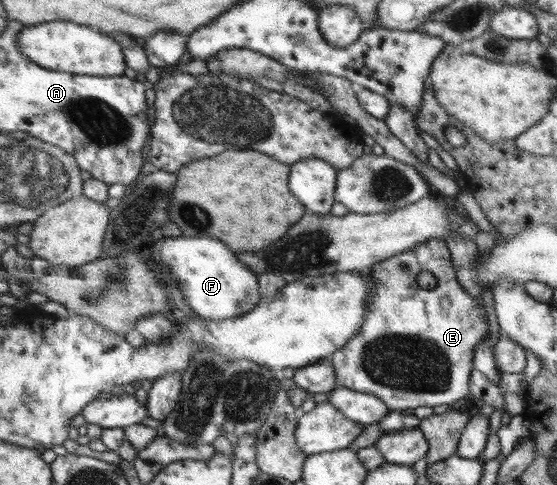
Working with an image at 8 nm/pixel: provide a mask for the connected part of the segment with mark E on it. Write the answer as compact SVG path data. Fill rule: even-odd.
M429 239L425 244L420 244L411 250L390 256L384 261L375 263L368 269L371 276L371 288L366 298L366 313L362 327L344 344L342 348L335 351L331 356L331 362L335 371L336 384L339 387L350 388L357 392L366 392L367 394L374 394L377 398L380 398L387 408L391 411L402 411L407 408L417 408L417 406L439 406L440 404L446 404L448 406L456 406L462 402L462 399L469 394L469 380L471 371L473 368L473 355L474 348L481 342L481 339L485 339L487 336L487 317L485 315L485 309L482 305L482 300L476 300L472 296L469 296L463 287L458 284L456 280L456 270L452 265L452 259L450 258L450 250L447 243L443 239ZM419 272L431 272L437 279L437 286L429 290L424 290L419 287L417 283L417 276Z

